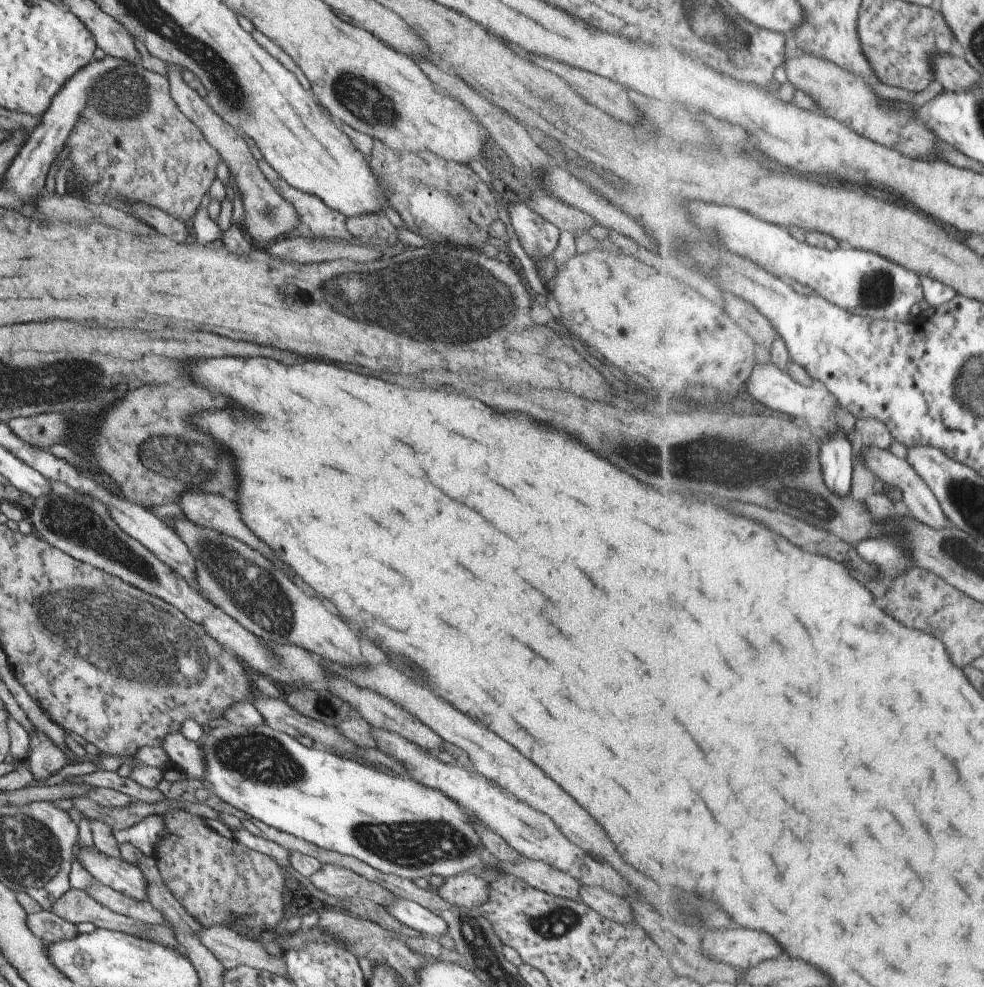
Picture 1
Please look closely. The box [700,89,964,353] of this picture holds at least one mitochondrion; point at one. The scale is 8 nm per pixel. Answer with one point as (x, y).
(873, 290)

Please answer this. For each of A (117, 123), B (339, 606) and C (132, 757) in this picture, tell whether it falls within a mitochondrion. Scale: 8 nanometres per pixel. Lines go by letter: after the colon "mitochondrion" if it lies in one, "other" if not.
A: mitochondrion
B: other
C: other

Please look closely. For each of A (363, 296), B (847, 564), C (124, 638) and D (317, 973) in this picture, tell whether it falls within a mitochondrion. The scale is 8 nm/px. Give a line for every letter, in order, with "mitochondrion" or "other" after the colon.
A: mitochondrion
B: other
C: mitochondrion
D: other

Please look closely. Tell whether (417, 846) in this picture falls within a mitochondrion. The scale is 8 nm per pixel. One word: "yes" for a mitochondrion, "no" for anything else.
yes

